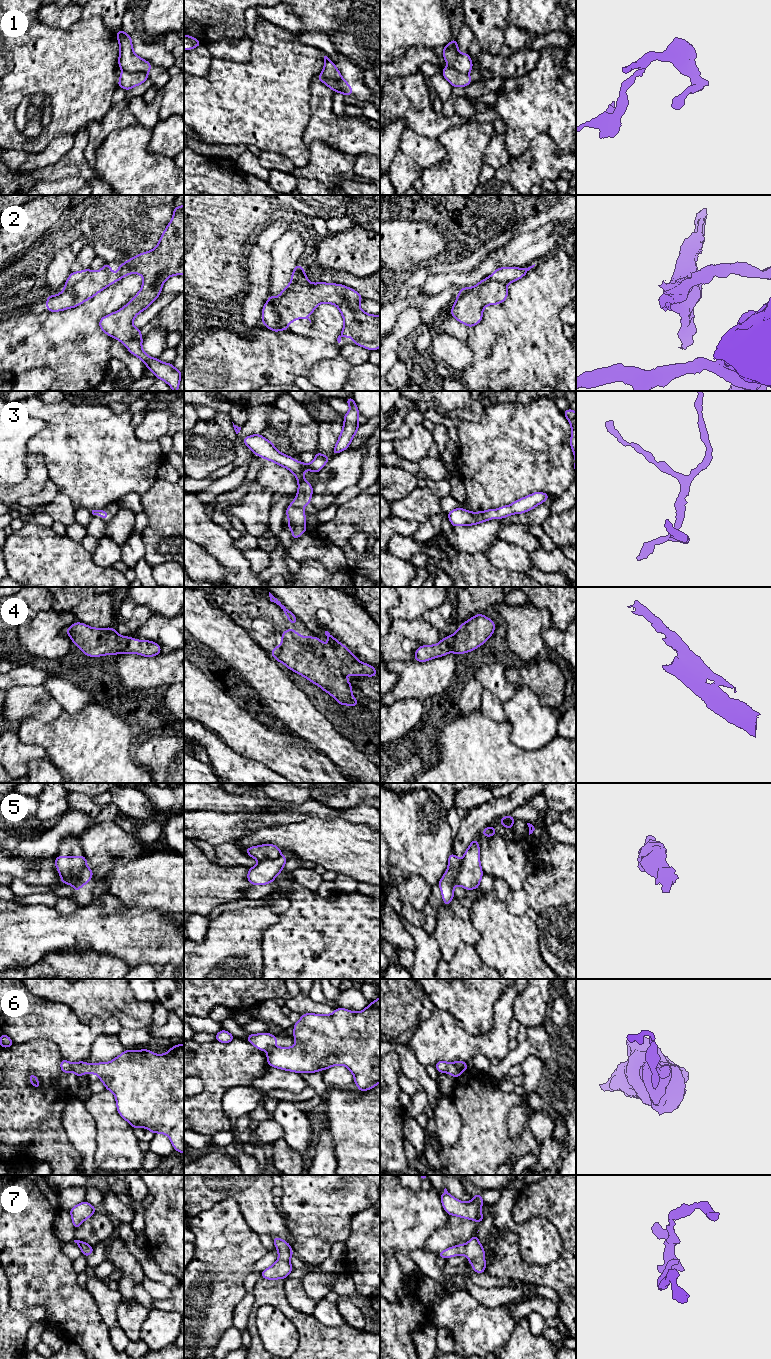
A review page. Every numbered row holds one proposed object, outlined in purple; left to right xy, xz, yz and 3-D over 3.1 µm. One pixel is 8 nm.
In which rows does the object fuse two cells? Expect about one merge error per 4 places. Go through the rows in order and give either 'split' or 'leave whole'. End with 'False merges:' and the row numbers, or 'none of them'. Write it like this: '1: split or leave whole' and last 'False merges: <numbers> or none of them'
1: split
2: split
3: leave whole
4: leave whole
5: split
6: split
7: leave whole
False merges: 1, 2, 5, 6

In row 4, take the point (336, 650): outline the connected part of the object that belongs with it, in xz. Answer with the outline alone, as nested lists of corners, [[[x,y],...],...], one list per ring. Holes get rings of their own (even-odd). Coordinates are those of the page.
[[[294,629],[283,631],[282,642],[276,648],[273,648],[270,654],[280,663],[284,664],[288,669],[305,677],[310,682],[318,685],[323,691],[329,693],[340,705],[358,706],[359,702],[352,695],[353,686],[349,683],[347,676],[344,674],[346,670],[351,676],[370,676],[376,677],[377,672],[374,666],[360,662],[355,654],[353,654],[345,645],[341,644],[328,631],[325,631],[329,646],[325,645],[318,637],[306,636],[305,638],[298,634]]]

